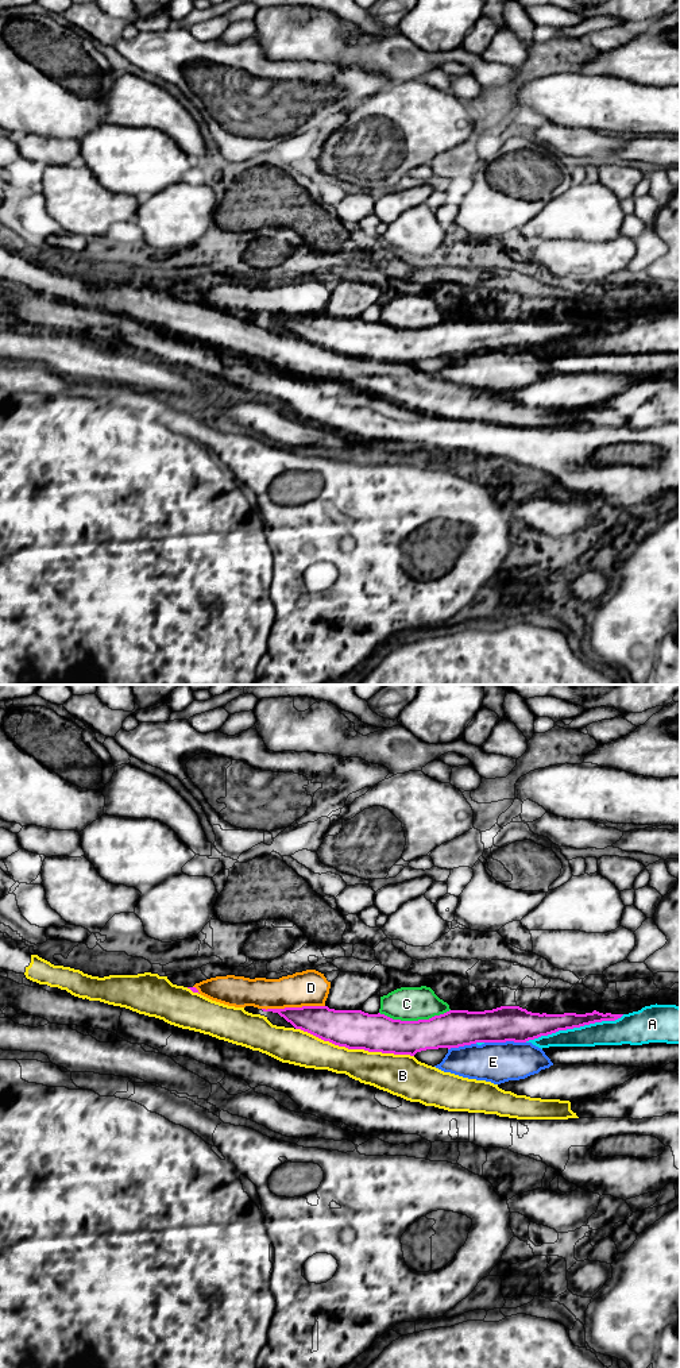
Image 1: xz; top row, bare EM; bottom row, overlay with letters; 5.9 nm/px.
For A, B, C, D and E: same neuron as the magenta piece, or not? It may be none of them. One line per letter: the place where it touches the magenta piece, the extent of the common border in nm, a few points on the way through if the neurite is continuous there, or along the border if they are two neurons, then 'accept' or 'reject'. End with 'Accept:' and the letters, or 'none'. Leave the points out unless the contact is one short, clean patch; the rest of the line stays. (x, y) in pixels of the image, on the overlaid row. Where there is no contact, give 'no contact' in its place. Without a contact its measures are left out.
A: meets magenta in xz at (574, 1027); contact 600 nm long; reject
B: meets magenta in xz at (355, 1048); contact 700 nm long; reject
C: meets magenta in xz at (414, 1021); contact 420 nm long; reject
D: meets magenta in xz at (293, 1008); contact 380 nm long; reject
E: meets magenta in xz at (505, 1041); contact 240 nm long; reject
Accept: none

